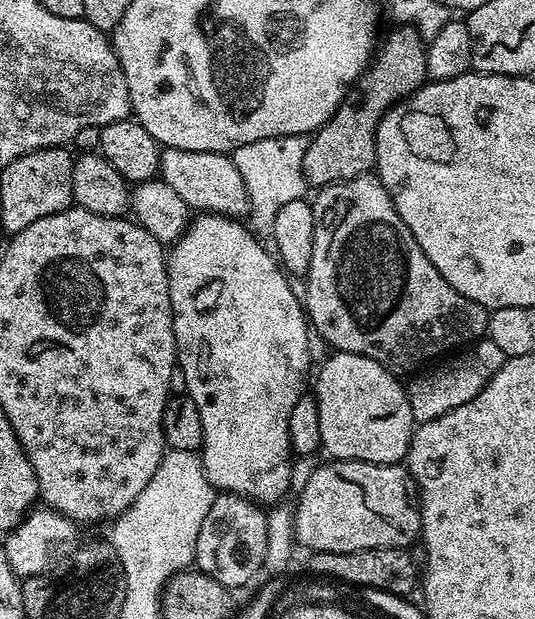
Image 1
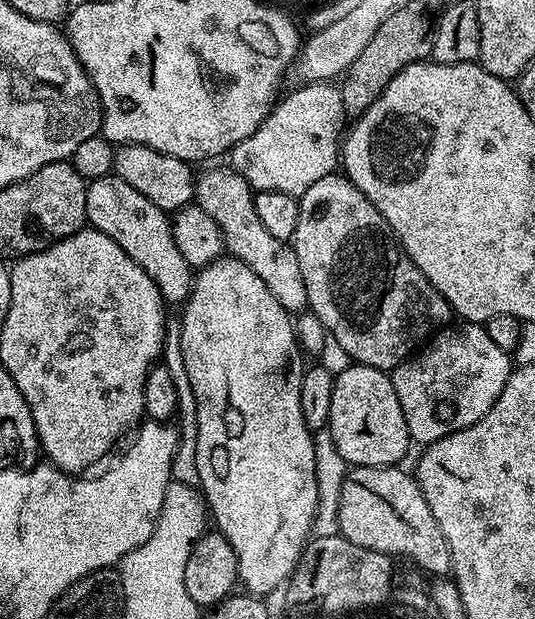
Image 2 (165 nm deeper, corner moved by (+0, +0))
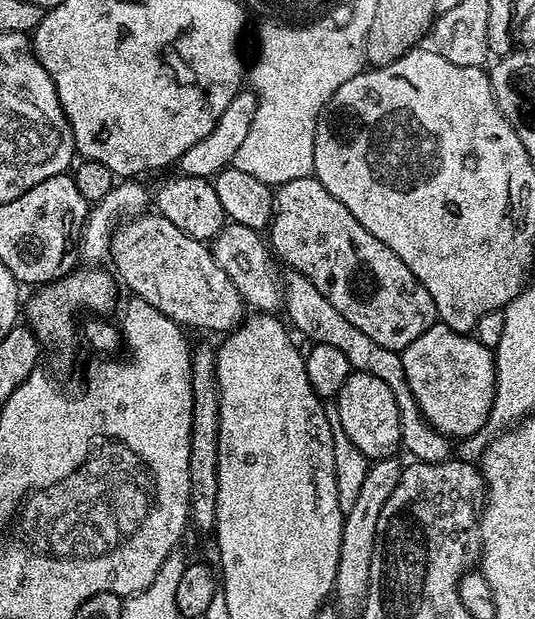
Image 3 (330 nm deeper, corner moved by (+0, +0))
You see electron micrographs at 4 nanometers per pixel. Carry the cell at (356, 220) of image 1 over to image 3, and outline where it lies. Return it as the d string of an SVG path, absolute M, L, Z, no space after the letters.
M315 175L294 178L294 182L279 185L275 189L274 195L276 210L272 213L270 225L270 233L272 232L272 240L270 236L271 251L276 256L280 255L288 263L287 267L291 271L301 272L306 279L314 282L314 286L318 286L318 290L322 290L322 298L326 298L326 302L330 302L330 306L334 306L334 310L338 310L338 314L342 314L342 318L346 318L352 325L358 326L358 330L362 330L362 334L374 338L374 342L378 342L378 346L386 346L386 350L401 353L406 346L410 346L410 342L414 342L414 338L422 338L422 334L426 334L426 330L430 330L430 326L437 323L434 298L430 298L426 286L422 286L418 282L418 278L414 278L410 266L406 266L406 262L402 262L402 258L398 258L398 254L394 254L394 250L390 250L390 246L378 242L378 238L374 238L374 234L370 234L370 230L366 230L366 226L362 226L362 222L358 222L358 218L354 218L354 214L350 214L350 210L346 210L346 206L342 206L342 202L338 202L338 198L334 198L334 194L330 194L330 190L326 190L326 186L322 186L322 182L318 182Z

